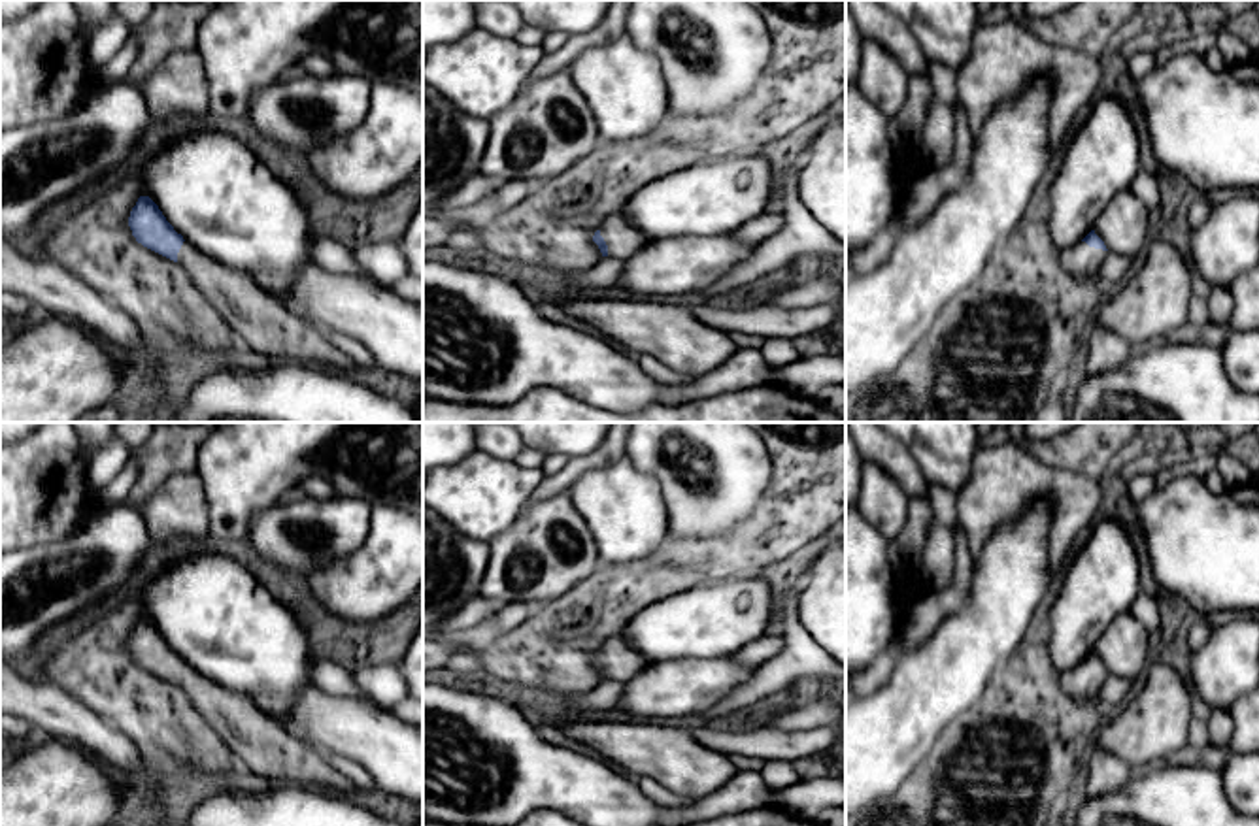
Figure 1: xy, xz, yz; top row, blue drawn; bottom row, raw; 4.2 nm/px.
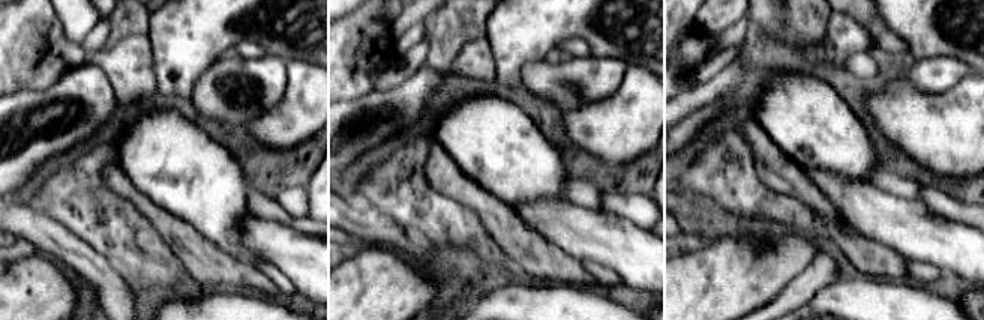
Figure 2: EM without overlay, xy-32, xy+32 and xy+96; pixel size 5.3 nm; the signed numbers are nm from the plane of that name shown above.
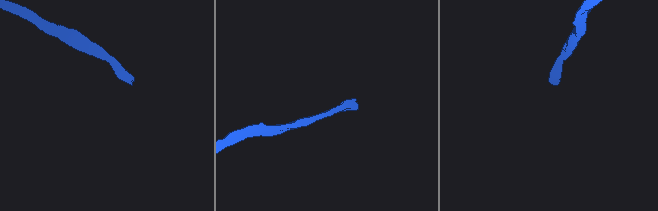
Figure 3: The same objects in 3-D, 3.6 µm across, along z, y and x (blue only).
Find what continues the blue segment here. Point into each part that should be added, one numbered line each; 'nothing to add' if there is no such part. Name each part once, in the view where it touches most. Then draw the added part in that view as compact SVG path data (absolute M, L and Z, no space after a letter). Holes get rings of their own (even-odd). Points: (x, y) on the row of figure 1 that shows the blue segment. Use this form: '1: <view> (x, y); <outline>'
1: xz (623, 240); M623 213L608 217L600 224L600 236L608 245L608 256L621 260L630 258L636 251L649 243L649 240L634 228Z

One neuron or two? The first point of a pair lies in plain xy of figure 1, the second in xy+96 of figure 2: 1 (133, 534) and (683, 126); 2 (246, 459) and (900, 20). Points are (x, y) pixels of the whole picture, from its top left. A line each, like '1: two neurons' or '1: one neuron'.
1: one neuron
2: one neuron

